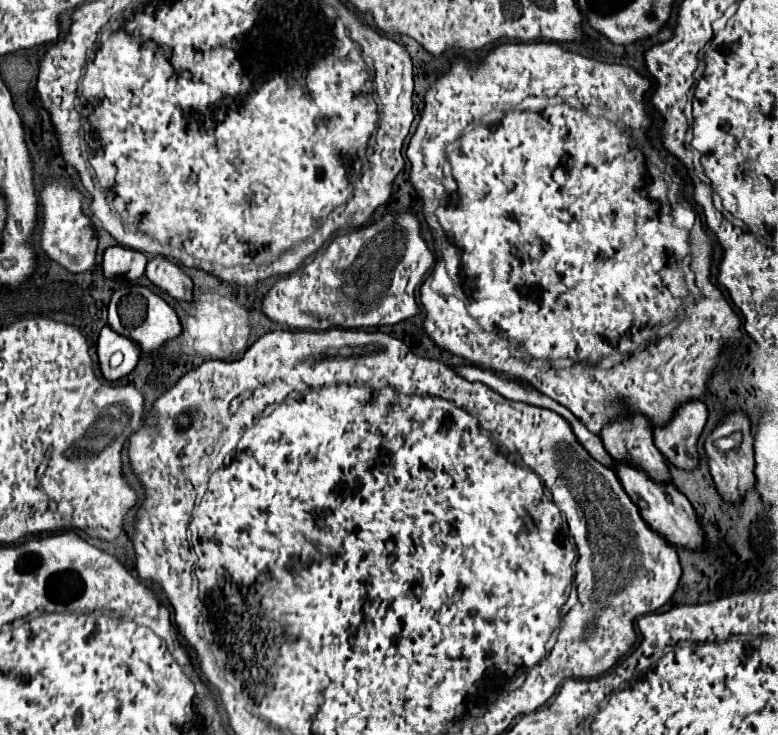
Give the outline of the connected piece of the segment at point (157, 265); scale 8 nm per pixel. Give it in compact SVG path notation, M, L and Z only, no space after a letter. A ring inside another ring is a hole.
M155 256L149 260L145 276L161 290L169 292L177 300L191 300L193 298L193 282L191 278L171 260L163 256Z

